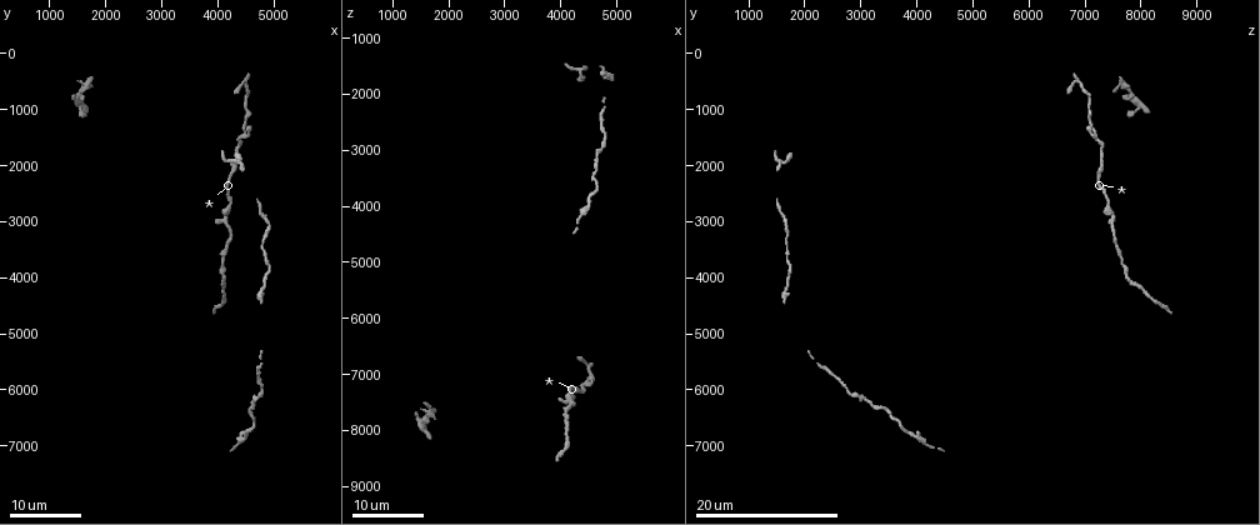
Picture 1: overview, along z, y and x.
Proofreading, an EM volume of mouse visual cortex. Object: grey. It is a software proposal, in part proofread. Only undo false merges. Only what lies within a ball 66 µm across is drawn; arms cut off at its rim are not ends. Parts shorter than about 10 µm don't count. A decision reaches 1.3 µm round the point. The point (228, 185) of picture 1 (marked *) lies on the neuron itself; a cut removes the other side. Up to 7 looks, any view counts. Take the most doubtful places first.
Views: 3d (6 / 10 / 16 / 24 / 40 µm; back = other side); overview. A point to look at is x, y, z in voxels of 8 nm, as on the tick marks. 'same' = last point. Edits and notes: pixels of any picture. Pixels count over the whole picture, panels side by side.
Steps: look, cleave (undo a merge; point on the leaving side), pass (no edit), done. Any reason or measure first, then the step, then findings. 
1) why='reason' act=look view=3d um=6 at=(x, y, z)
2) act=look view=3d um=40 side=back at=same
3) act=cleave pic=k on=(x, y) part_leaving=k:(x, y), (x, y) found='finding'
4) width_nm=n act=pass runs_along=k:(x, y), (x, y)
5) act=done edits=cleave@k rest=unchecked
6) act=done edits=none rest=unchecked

why='thin arm on a thick one' act=look view=3d um=24 at=(4100, 3000, 7550)

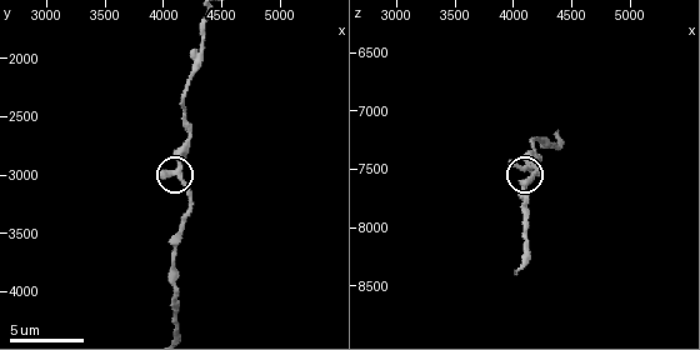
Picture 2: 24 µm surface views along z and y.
act=look view=3d um=6 at=(4140, 2960, 7480)

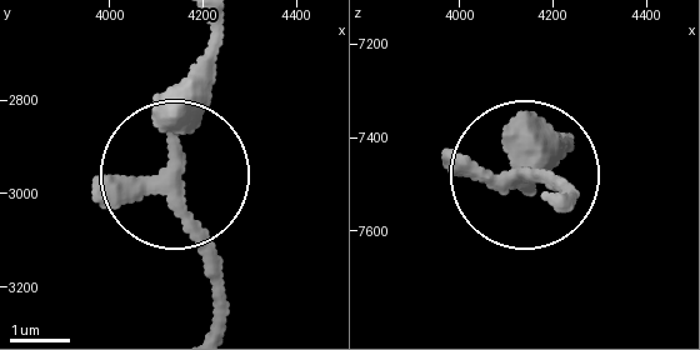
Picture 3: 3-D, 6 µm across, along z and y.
arms=3 act=pass runs_along=3:(205, 24), (210, 84), (180, 159), (180, 219), (215, 323) found='one neuron here'

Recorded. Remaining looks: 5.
why='a narrow waist' act=look view=3d um=10 at=(4080, 3740, 7680)

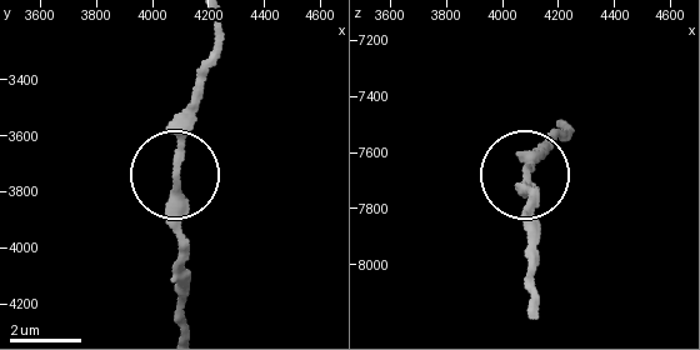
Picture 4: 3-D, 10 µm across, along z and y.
act=pass runs_along=4:(560, 125), (526, 173), (526, 209) found='all the same neuron'

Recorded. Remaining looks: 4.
why='calibre changes' act=look view=3d um=10 at=(4240, 2160, 7240)

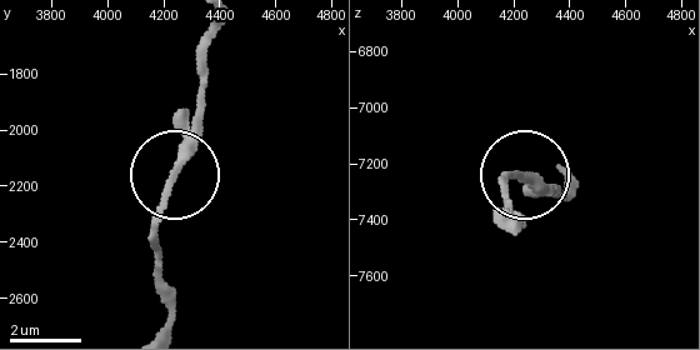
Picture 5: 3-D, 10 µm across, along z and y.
act=pass found='one neuron here'

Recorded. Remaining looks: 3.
act=done edits=none rest=unchecked

